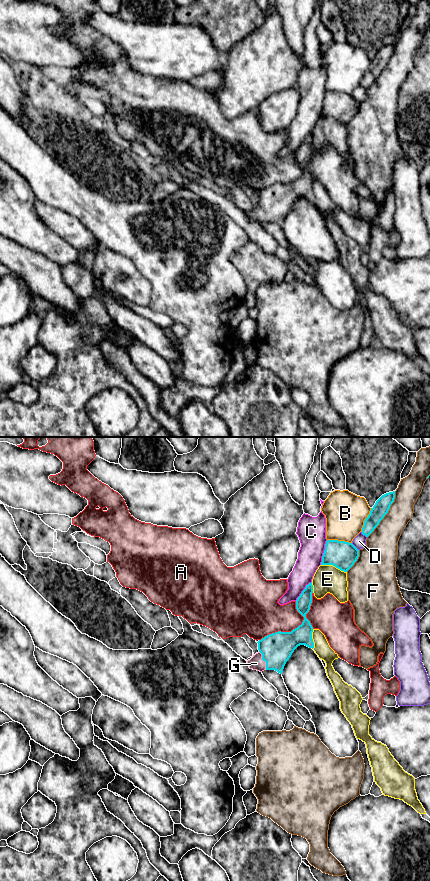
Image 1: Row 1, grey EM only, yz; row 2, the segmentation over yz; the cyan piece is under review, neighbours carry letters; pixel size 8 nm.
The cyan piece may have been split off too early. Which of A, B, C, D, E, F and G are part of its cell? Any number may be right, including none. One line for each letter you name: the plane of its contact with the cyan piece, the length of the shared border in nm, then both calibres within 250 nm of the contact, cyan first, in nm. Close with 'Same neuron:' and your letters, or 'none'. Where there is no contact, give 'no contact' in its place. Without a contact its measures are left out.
G: contact in yz; length 160 nm; calibres 260 and 110 nm
Same neuron: G

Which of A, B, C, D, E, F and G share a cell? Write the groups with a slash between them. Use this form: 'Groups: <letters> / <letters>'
Groups: A / B / C / D / E / F / G

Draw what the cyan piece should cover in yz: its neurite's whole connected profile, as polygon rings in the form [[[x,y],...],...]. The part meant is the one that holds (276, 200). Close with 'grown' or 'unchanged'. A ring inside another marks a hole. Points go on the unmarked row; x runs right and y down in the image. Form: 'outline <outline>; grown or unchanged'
outline [[[311,134],[306,137],[296,152],[296,161],[304,169],[302,176],[291,184],[278,183],[259,192],[257,194],[259,204],[247,213],[250,221],[260,224],[275,222],[282,226],[286,214],[298,198],[305,197],[314,200],[313,179],[306,170],[312,155],[312,145],[313,137]]]; grown

